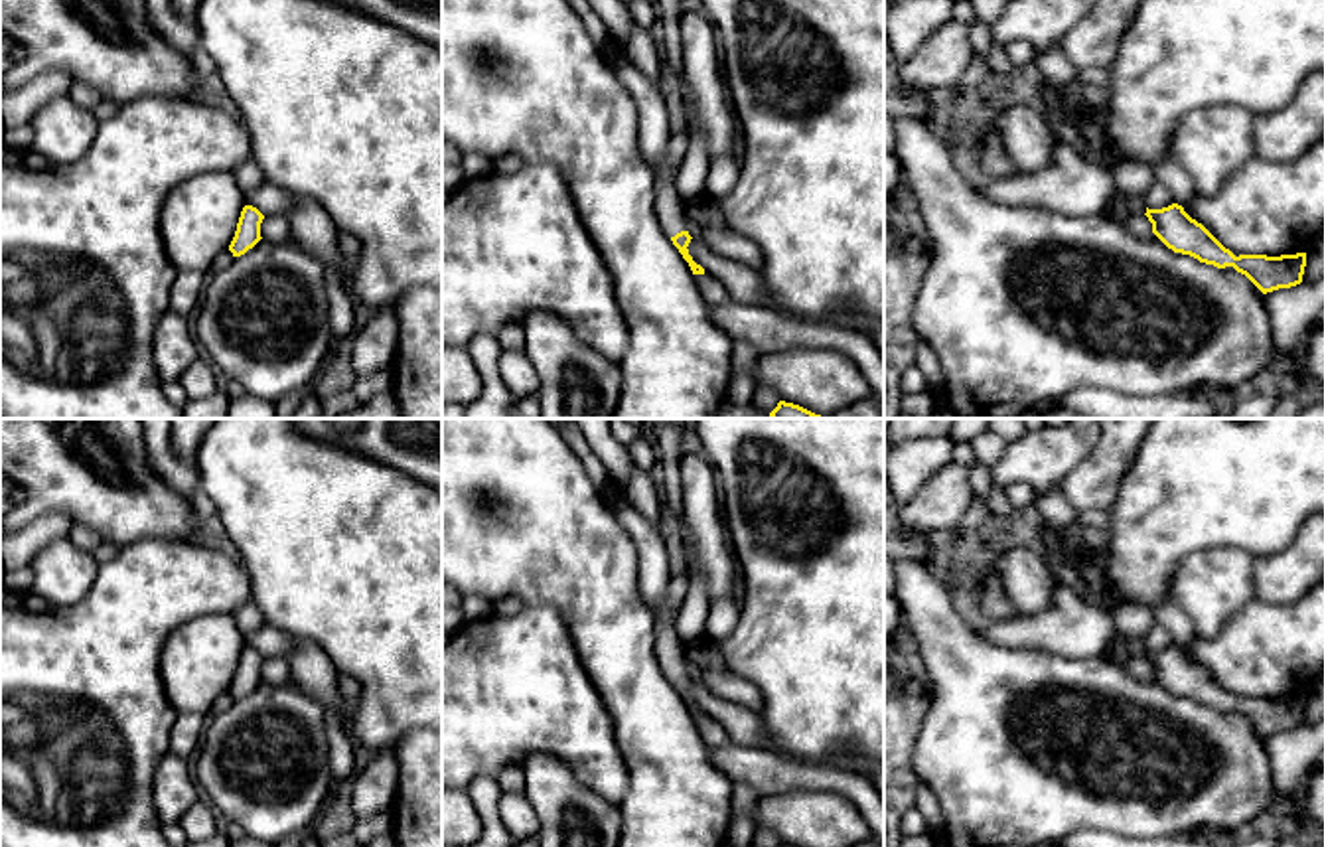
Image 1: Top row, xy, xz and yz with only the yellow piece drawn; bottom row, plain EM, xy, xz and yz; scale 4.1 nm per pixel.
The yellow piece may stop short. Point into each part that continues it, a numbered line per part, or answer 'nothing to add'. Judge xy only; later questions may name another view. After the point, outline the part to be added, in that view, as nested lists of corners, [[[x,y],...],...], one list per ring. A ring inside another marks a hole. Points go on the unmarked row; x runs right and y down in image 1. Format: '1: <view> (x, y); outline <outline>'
nothing to add

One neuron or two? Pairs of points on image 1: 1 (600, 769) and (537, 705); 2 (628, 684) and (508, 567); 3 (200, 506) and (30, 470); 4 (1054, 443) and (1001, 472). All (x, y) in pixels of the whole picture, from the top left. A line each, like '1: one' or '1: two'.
1: one
2: one
3: two
4: one

